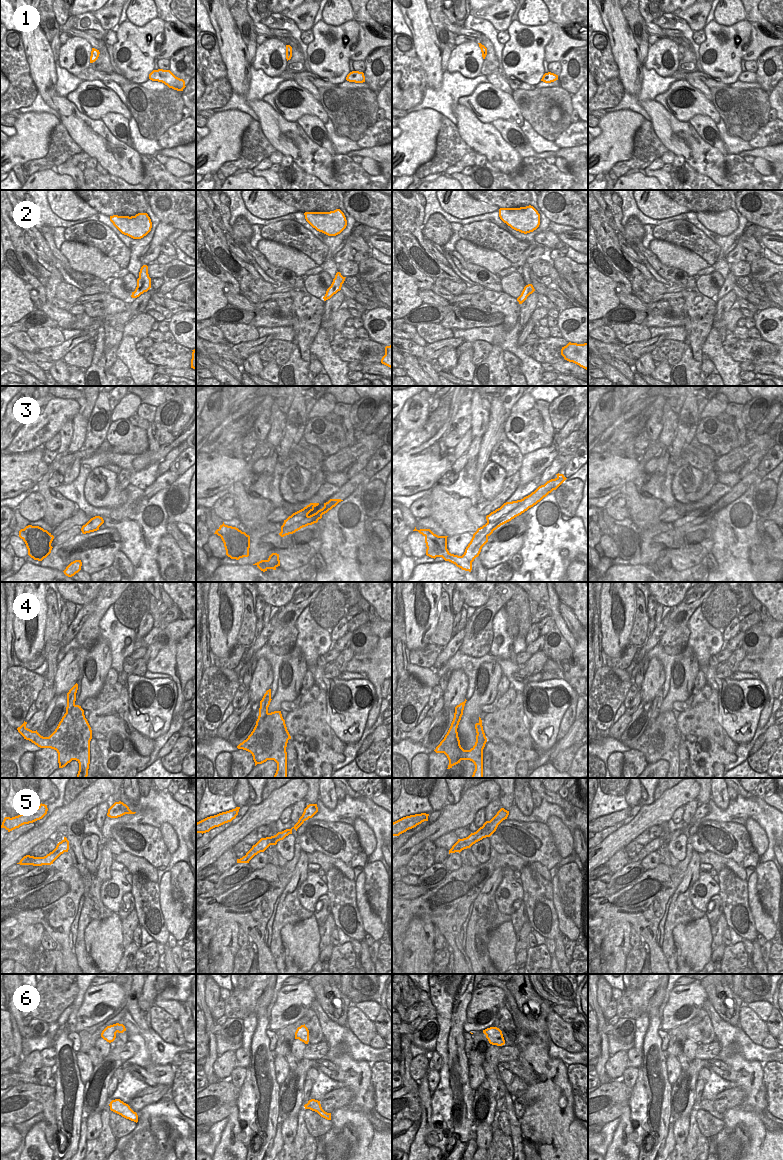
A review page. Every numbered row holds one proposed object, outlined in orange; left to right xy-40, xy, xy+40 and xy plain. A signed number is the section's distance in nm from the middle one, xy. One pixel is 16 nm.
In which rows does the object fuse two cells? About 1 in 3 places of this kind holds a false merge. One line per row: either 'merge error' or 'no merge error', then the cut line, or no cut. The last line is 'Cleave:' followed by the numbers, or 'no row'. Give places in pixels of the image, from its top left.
1: no merge error; cut none
2: no merge error; cut none
3: merge error; cut xy+40 (441, 539), (441, 542), (446, 547)
4: merge error; cut xy+40 (457, 732), (457, 739), (444, 753)
5: no merge error; cut none
6: no merge error; cut none
Cleave: 3, 4

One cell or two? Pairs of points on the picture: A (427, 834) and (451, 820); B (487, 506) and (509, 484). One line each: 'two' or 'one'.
A: one
B: one

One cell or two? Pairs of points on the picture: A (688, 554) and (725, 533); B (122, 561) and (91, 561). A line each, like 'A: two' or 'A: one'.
A: two
B: two

